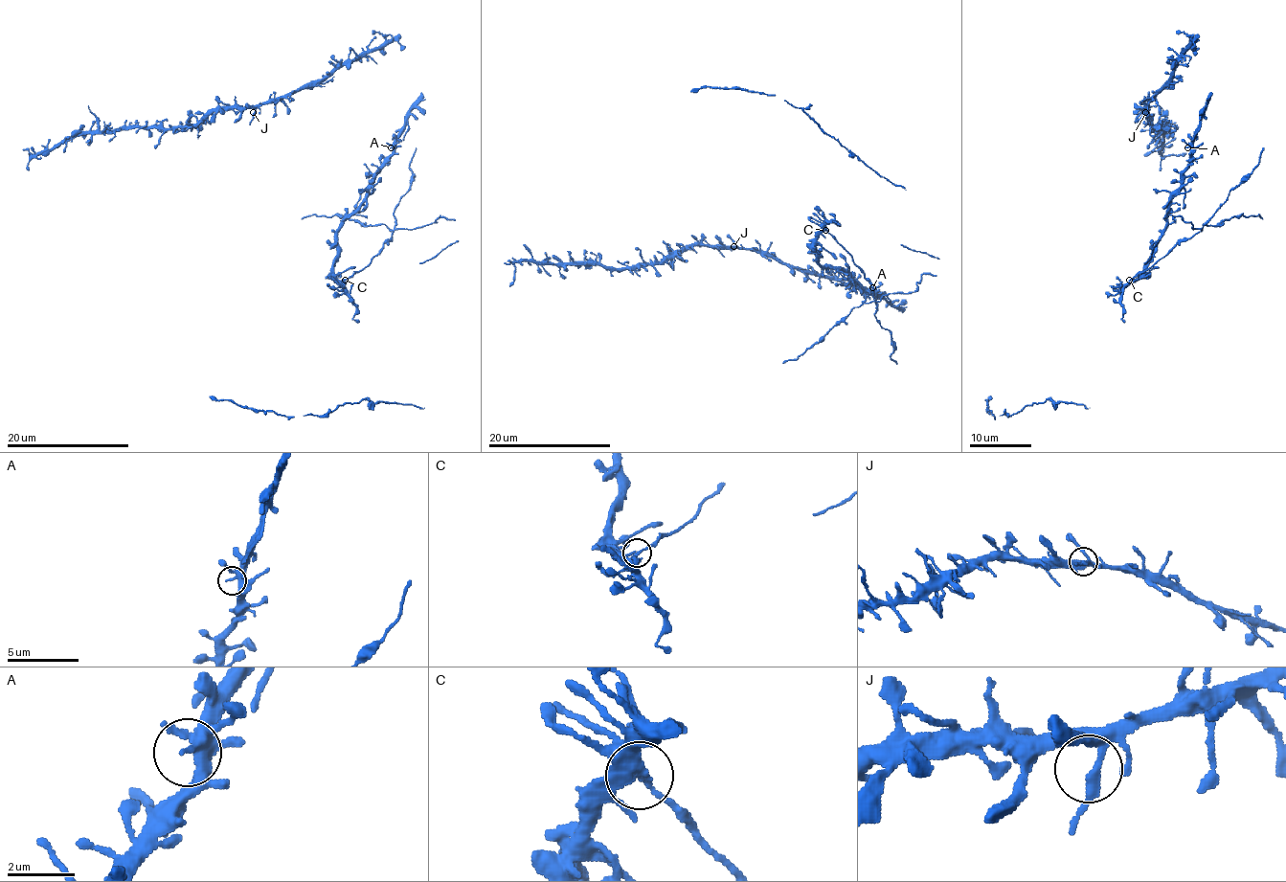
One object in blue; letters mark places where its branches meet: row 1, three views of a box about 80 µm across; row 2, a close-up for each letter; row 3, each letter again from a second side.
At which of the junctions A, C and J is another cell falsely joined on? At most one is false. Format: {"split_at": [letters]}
{"split_at": ["C"]}

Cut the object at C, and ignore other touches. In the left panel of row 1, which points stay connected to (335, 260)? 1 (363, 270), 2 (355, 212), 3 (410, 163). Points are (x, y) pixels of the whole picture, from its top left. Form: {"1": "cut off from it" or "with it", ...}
{"1": "cut off from it", "2": "with it", "3": "cut off from it"}

